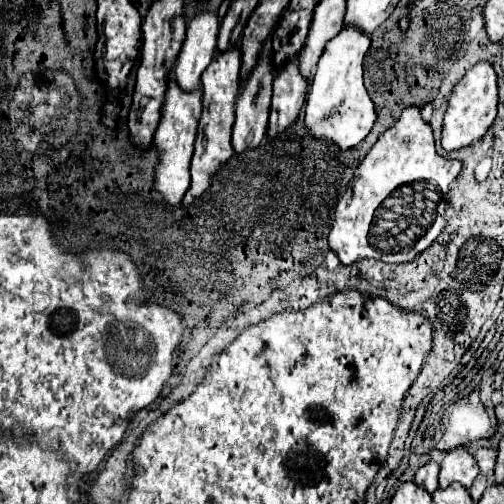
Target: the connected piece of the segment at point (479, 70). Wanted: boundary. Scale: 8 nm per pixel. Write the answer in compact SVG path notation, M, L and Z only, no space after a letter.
M481 61L465 73L465 77L455 85L453 93L449 95L443 119L441 147L445 151L457 151L471 145L473 141L481 139L487 133L487 129L495 121L495 115L497 115L497 75L491 63Z

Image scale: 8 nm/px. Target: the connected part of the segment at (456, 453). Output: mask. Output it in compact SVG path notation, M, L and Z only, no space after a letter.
M457 447L453 451L449 451L445 455L445 459L441 461L441 473L439 473L439 487L449 487L451 483L461 483L463 487L471 487L475 477L479 475L479 465L473 459L473 455L463 449Z

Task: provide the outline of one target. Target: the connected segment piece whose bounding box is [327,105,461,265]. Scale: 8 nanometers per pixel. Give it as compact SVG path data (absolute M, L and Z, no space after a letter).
M411 105L403 109L399 121L379 137L379 141L367 153L363 163L357 167L353 177L351 203L335 213L335 221L327 237L331 251L337 253L341 265L351 265L365 257L377 259L377 249L369 245L369 225L373 221L377 205L381 205L381 201L385 201L385 197L393 189L397 189L397 185L405 185L409 181L433 181L437 189L441 189L441 193L447 193L449 183L459 175L459 171L461 171L459 161L449 161L437 155L433 131L421 119L419 107Z

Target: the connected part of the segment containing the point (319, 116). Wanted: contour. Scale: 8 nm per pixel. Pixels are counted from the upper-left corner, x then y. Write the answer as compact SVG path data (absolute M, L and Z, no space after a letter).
M353 25L343 27L343 31L325 47L307 95L307 127L313 131L313 135L327 137L341 149L349 149L361 143L377 119L375 105L363 87L363 57L369 45L371 37L363 33L363 29Z

